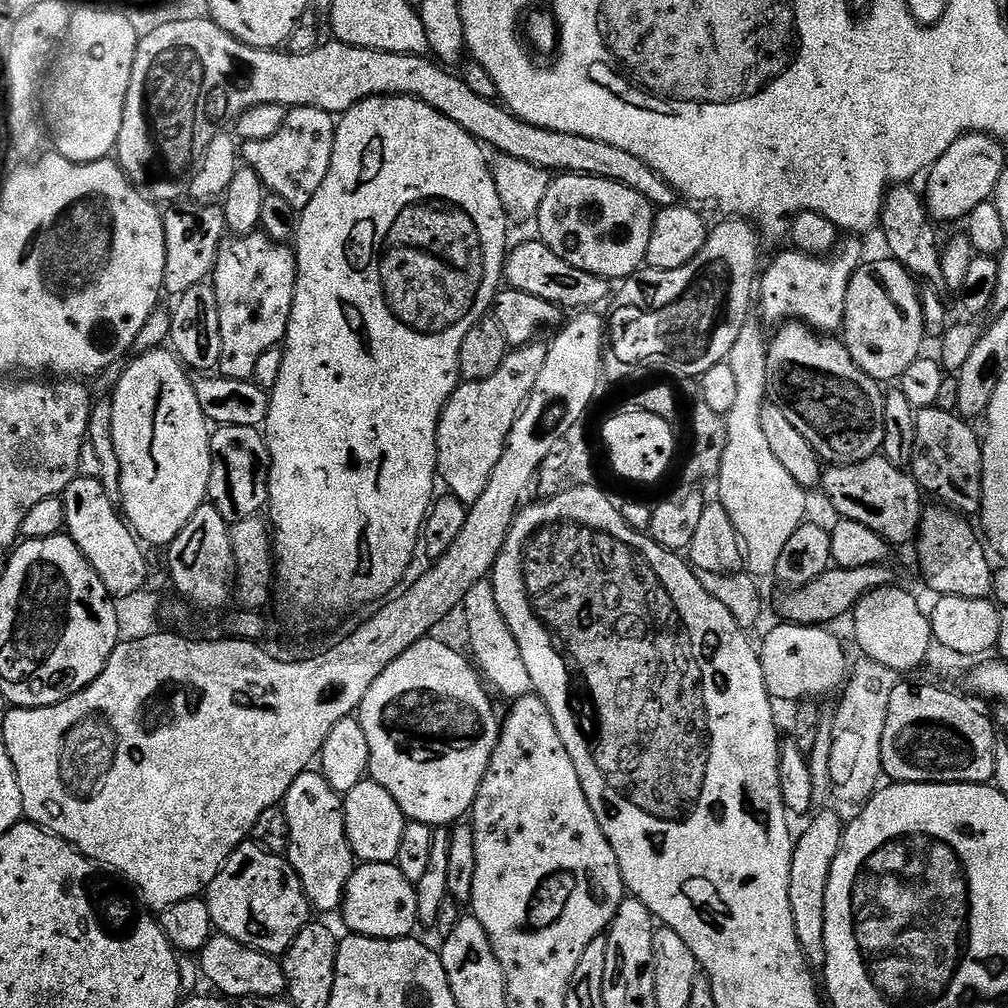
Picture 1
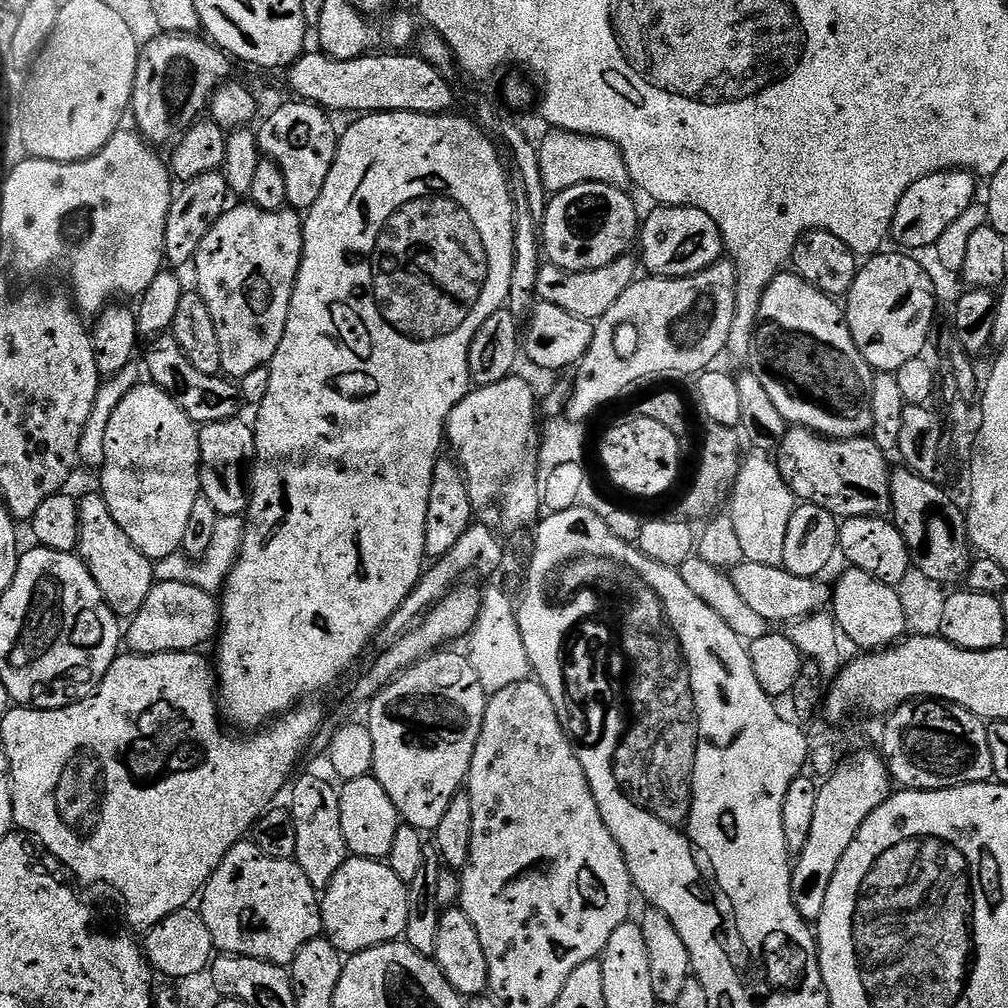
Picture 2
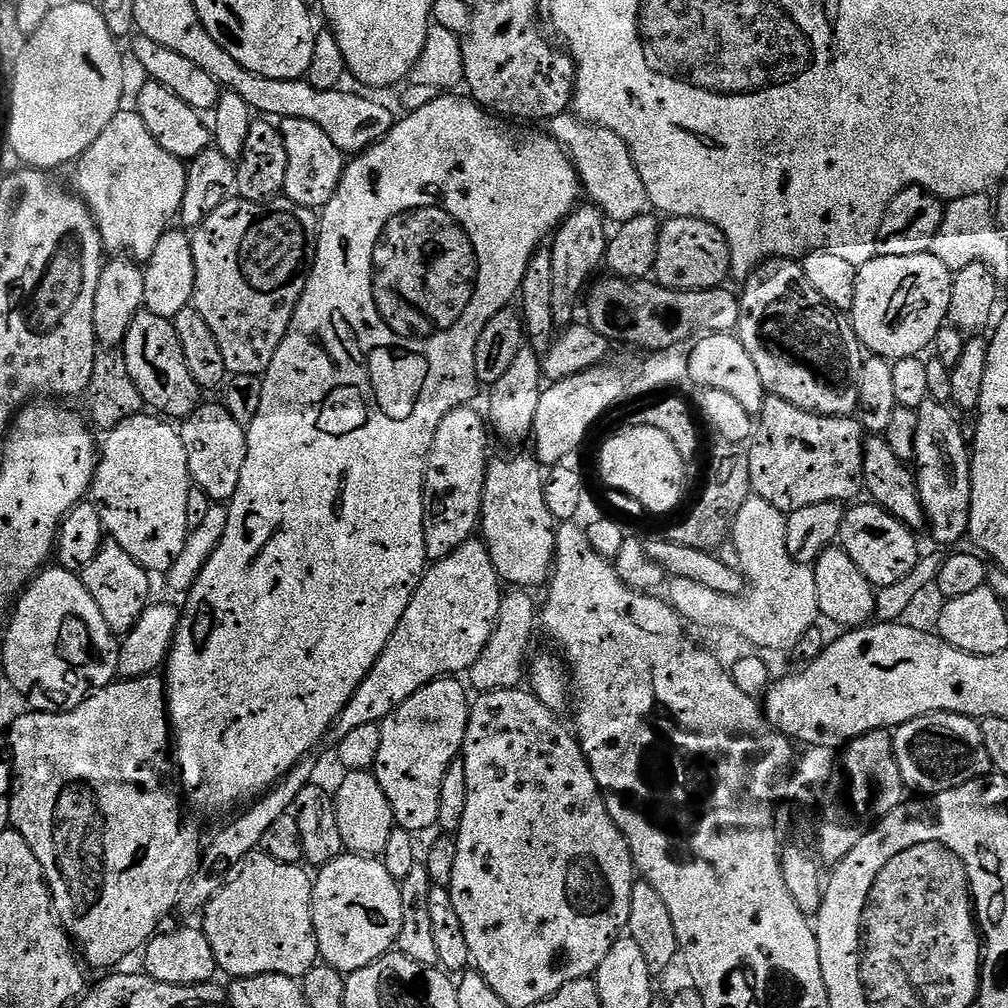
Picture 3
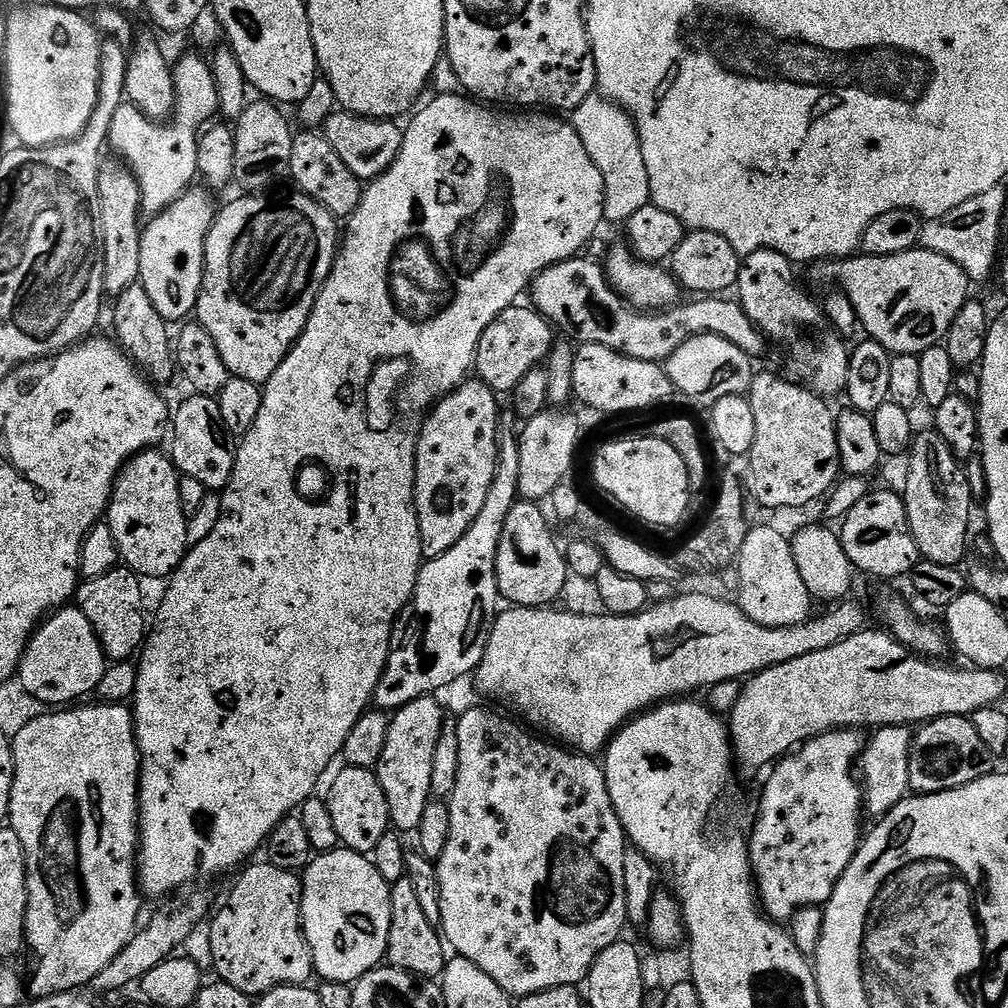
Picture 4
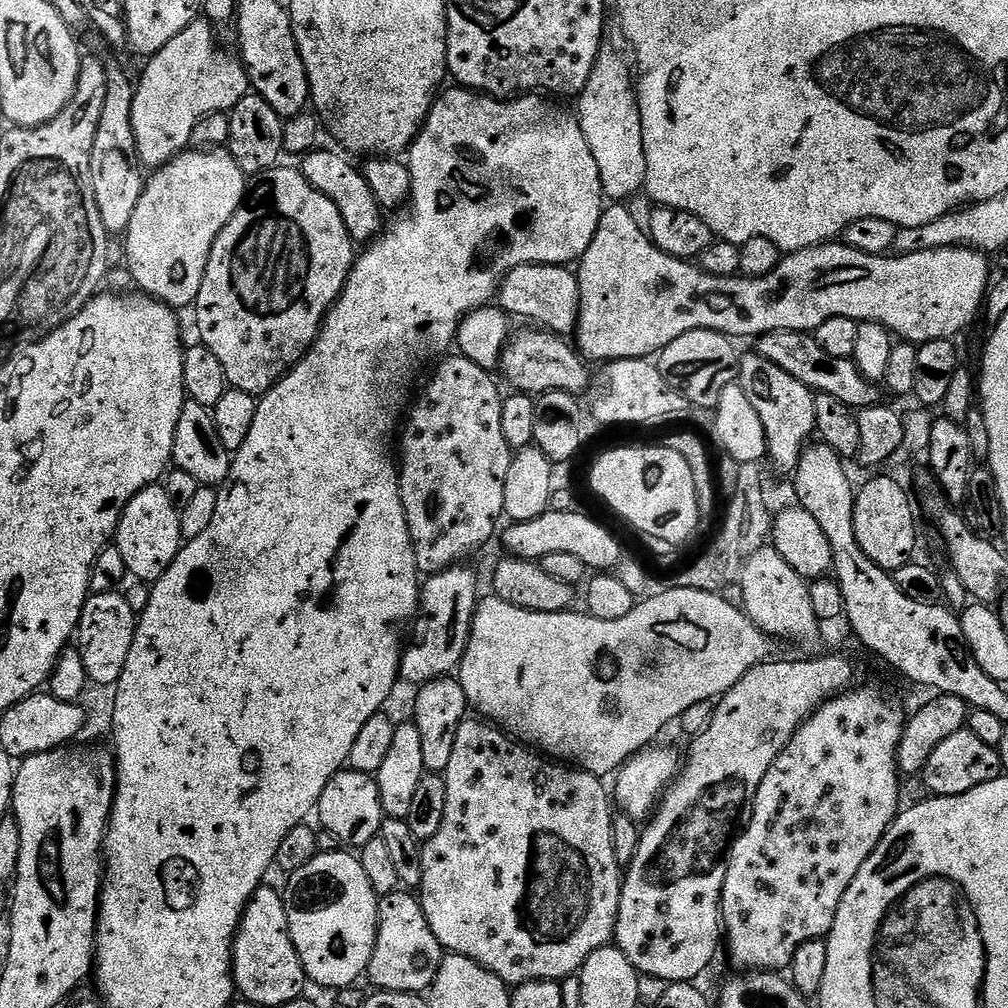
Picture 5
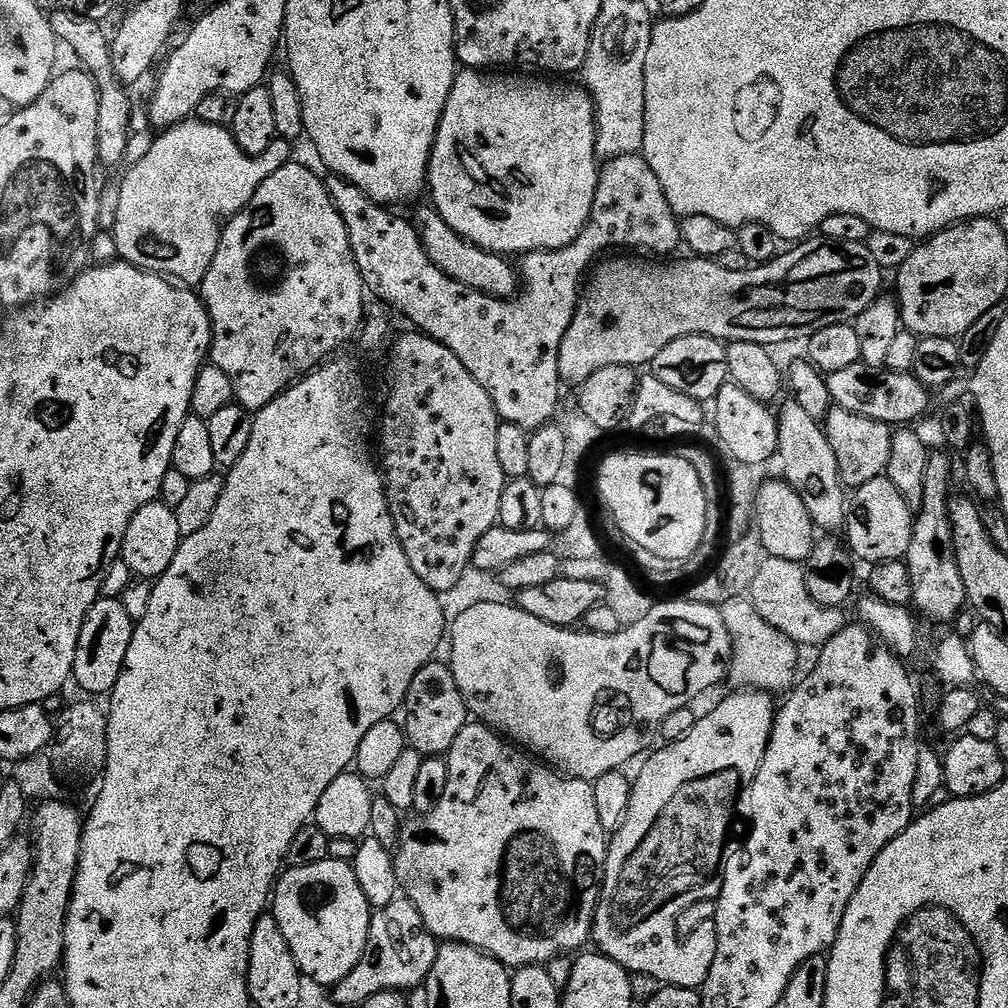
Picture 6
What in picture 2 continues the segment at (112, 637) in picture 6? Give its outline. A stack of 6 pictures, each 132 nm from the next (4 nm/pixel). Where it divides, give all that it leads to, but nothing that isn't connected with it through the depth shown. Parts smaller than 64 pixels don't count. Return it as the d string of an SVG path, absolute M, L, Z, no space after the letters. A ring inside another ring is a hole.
M92 490L89 496L80 496L80 543L78 555L90 570L94 582L98 582L98 590L102 590L102 598L110 606L110 610L118 618L131 618L142 610L142 602L150 594L152 585L157 583L154 562L130 542L126 530L114 522L114 514L106 506L106 498L99 491Z

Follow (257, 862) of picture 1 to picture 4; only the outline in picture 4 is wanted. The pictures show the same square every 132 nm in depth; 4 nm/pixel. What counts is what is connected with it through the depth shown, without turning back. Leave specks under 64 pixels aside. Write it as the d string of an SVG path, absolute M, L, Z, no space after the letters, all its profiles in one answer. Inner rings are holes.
M267 862L256 863L249 863L235 877L236 885L229 890L224 905L215 909L210 920L212 929L208 932L208 952L212 955L212 964L216 967L217 974L220 975L217 977L225 984L238 986L238 990L253 998L259 998L264 993L287 984L307 985L311 981L308 979L313 979L314 976L312 951L304 937L304 923L300 921L301 877Z

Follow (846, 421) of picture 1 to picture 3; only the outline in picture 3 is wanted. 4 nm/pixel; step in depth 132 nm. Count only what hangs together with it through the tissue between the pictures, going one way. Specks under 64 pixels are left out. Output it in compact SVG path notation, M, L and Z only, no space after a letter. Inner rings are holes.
M773 258L764 261L743 281L744 293L739 293L740 322L738 335L746 354L754 361L758 378L762 378L765 393L782 398L818 416L850 416L860 403L862 375L862 345L856 329L836 309L832 308L810 286L803 263L792 258Z

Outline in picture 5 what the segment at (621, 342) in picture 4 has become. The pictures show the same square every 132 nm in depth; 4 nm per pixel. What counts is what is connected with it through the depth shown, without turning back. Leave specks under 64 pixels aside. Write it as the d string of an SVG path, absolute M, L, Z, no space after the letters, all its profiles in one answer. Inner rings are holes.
M523 264L512 268L500 286L498 304L509 317L521 316L524 320L533 320L536 323L533 325L541 329L571 337L576 331L580 311L580 286L576 282L576 272L558 264ZM774 330L759 337L755 344L755 355L766 358L766 362L774 362L774 366L786 370L790 378L798 378L798 382L812 389L813 393L838 398L838 402L842 402L853 410L869 408L881 403L881 389L860 373L856 361L846 358L830 358L830 354L826 354L826 350L818 346L815 335L794 330Z

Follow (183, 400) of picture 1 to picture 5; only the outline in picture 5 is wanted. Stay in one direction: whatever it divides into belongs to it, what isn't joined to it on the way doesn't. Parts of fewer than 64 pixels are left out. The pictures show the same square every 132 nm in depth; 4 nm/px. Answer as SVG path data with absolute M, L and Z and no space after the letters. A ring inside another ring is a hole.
M160 484L143 488L126 506L122 518L116 527L114 547L122 550L122 558L128 567L128 576L137 576L140 580L155 582L166 574L166 570L180 553L183 541L180 525L181 509L170 503L170 497Z

